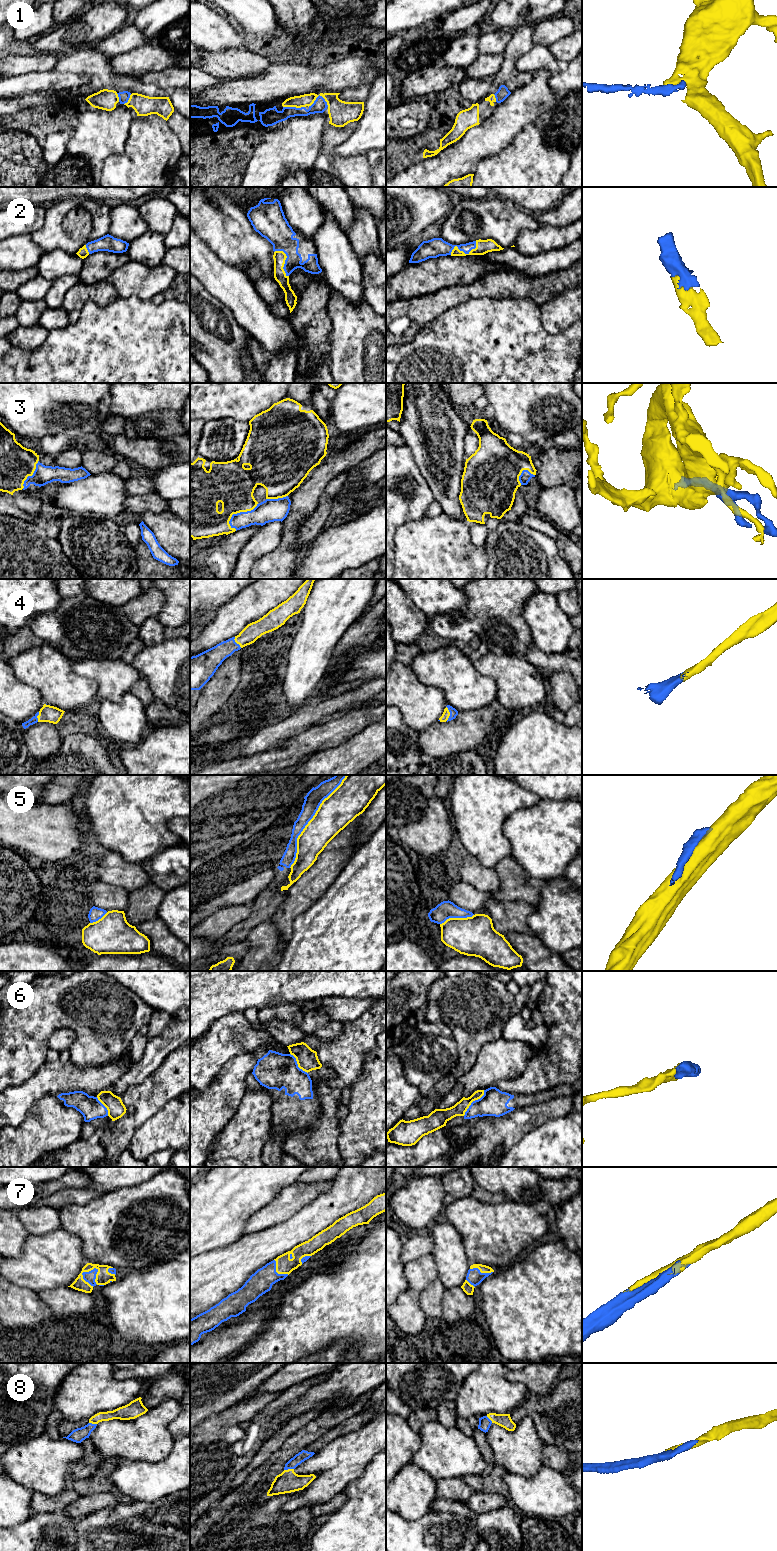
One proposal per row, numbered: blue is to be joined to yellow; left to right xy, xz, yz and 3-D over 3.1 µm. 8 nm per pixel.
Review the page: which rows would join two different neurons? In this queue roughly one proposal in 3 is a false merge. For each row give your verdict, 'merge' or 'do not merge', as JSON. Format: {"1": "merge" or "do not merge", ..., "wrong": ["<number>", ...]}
{"1": "merge", "2": "merge", "3": "merge", "4": "merge", "5": "do not merge", "6": "do not merge", "7": "merge", "8": "merge", "wrong": ["5", "6"]}

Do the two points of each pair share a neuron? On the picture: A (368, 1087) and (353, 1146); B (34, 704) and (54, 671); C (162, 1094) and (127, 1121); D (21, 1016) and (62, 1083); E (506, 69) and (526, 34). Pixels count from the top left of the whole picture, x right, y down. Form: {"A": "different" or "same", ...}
{"A": "same", "B": "different", "C": "same", "D": "different", "E": "same"}

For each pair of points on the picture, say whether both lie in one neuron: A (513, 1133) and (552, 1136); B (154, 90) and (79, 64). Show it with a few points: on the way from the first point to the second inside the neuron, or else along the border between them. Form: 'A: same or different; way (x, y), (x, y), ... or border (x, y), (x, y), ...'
A: different; border (547, 1121), (530, 1130), (509, 1149)
B: same; way (135, 85), (111, 81), (98, 69)

